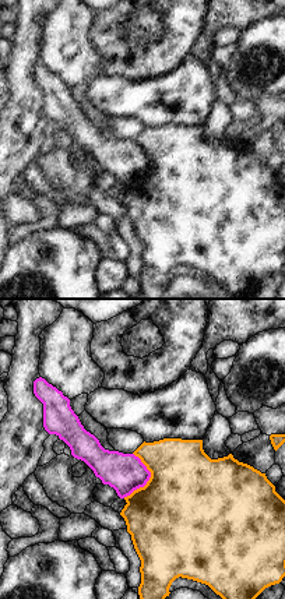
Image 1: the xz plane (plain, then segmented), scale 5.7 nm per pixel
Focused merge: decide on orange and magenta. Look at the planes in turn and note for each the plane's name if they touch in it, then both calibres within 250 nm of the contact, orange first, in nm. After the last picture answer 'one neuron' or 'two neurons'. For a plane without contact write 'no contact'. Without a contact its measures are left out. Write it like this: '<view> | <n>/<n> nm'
xz | 500/220 nm

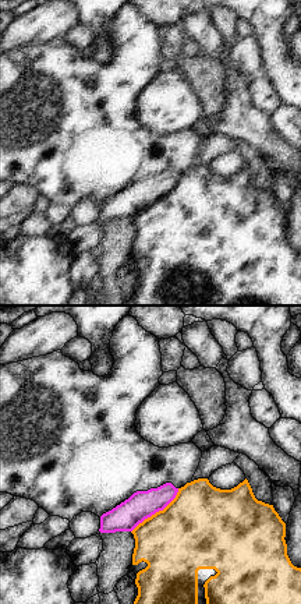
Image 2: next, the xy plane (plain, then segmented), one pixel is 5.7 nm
xy | 440/160 nm

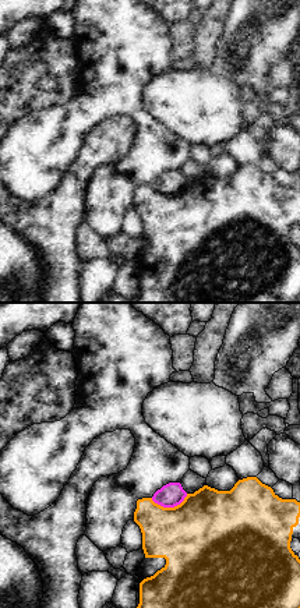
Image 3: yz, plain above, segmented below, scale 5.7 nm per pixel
yz | 460/140 nm

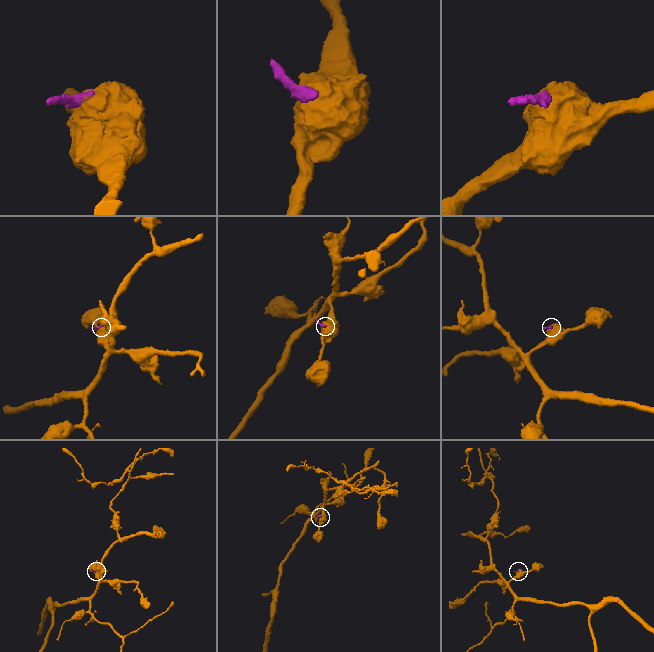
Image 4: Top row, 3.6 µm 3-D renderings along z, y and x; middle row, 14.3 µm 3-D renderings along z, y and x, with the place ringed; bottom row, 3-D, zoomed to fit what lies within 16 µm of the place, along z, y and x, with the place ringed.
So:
two neurons

